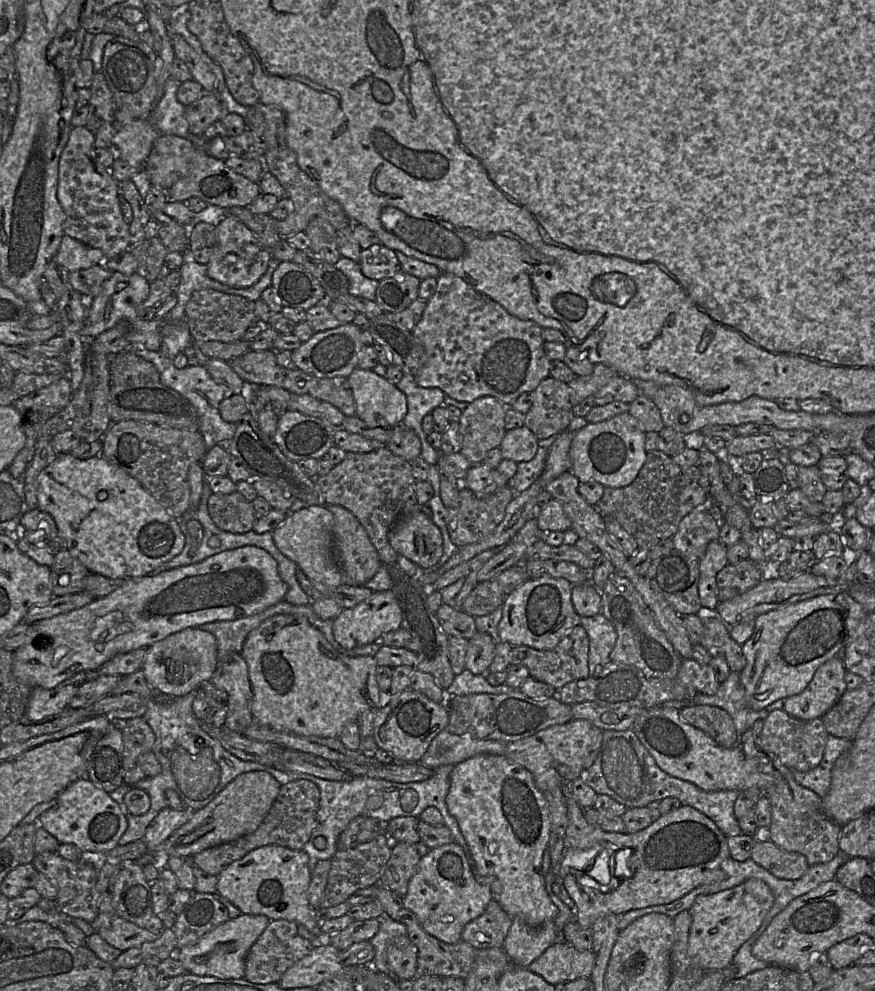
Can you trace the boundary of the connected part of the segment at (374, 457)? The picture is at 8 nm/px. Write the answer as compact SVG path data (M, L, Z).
M386 446L368 453L347 453L345 459L324 476L314 479L323 496L325 504L340 505L350 512L363 525L367 534L376 548L383 565L392 565L398 562L398 553L392 548L388 540L388 534L397 519L405 513L418 511L415 483L417 480L412 473L411 463L392 453Z

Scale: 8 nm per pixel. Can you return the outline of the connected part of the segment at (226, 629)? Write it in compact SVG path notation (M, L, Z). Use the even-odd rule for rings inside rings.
M283 600L265 610L247 617L227 621L214 621L198 626L199 629L212 633L217 641L218 663L225 662L231 653L241 653L247 635L266 619L277 614L303 615L322 632L327 641L338 652L345 654L344 649L333 634L333 620L323 620L313 611L312 606L293 605Z

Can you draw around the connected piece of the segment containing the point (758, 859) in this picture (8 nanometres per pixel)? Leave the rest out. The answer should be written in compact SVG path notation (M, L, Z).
M758 835L751 859L775 877L785 880L799 879L809 868L804 855L781 849L765 835Z

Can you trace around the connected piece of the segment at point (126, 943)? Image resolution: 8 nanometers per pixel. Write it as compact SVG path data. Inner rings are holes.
M117 914L112 915L109 927L101 927L96 931L108 944L122 952L159 937L159 933L141 928Z

